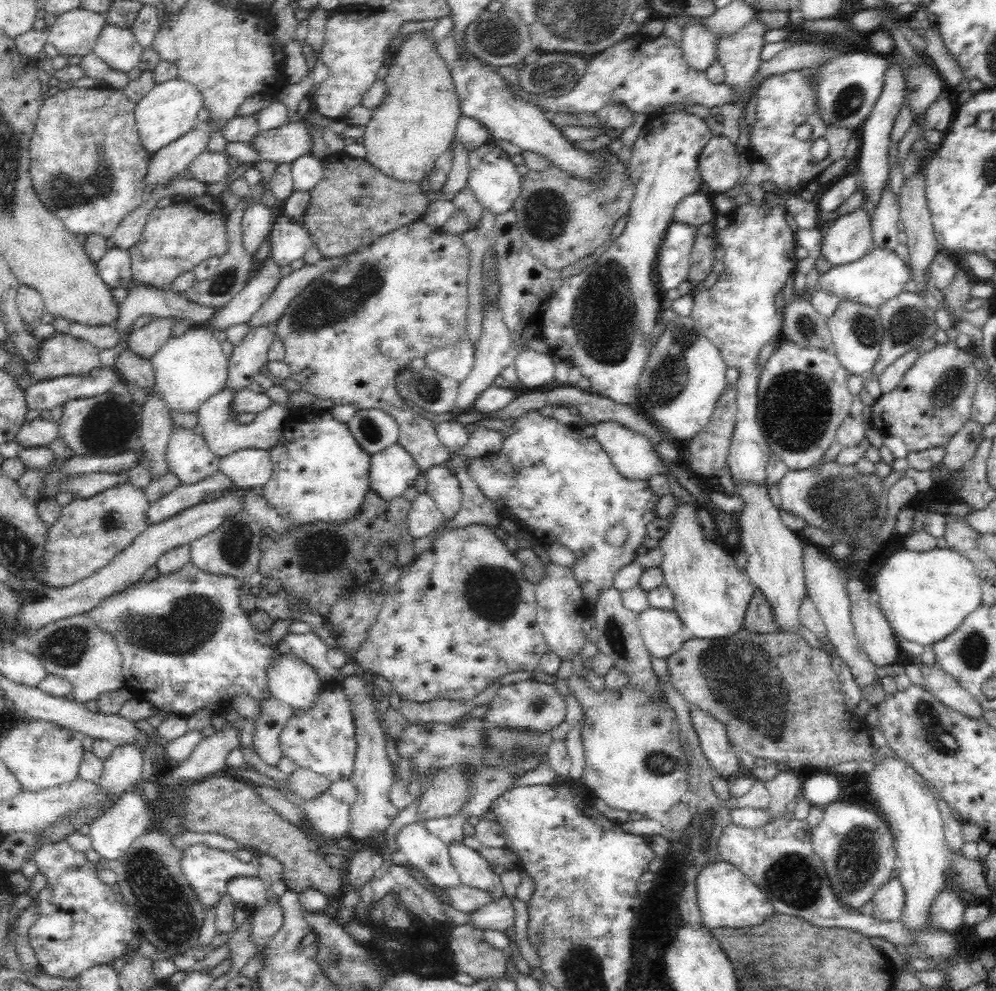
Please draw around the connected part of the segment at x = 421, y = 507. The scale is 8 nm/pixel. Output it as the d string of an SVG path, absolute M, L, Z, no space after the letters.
M428 493L419 494L411 503L407 524L409 534L415 539L432 535L444 522L444 516Z

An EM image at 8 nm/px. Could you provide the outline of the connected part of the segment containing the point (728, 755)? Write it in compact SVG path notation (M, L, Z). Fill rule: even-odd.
M698 708L691 709L690 715L712 768L724 778L734 776L740 767L739 754L728 738L726 725Z

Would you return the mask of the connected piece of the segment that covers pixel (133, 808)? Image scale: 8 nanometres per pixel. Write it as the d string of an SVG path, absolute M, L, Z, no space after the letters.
M128 790L128 792L122 794L116 807L112 808L108 814L94 819L89 825L88 837L91 840L91 848L98 853L102 860L118 860L121 856L124 856L126 850L130 848L130 844L138 836L142 836L150 830L151 817L150 803L145 802L144 798Z

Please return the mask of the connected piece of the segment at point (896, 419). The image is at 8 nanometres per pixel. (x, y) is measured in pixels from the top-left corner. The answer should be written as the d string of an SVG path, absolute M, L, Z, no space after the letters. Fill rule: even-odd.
M946 342L940 344L927 353L921 353L920 356L914 361L914 364L905 372L904 378L887 393L882 393L880 397L875 400L871 406L870 425L876 427L880 432L885 435L894 435L902 438L908 452L916 452L921 450L928 450L928 448L936 448L936 446L945 447L948 441L961 430L963 424L971 419L971 406L973 403L973 396L975 393L976 381L979 373L979 355L975 352L974 348L968 348L965 351L958 349L956 343Z

